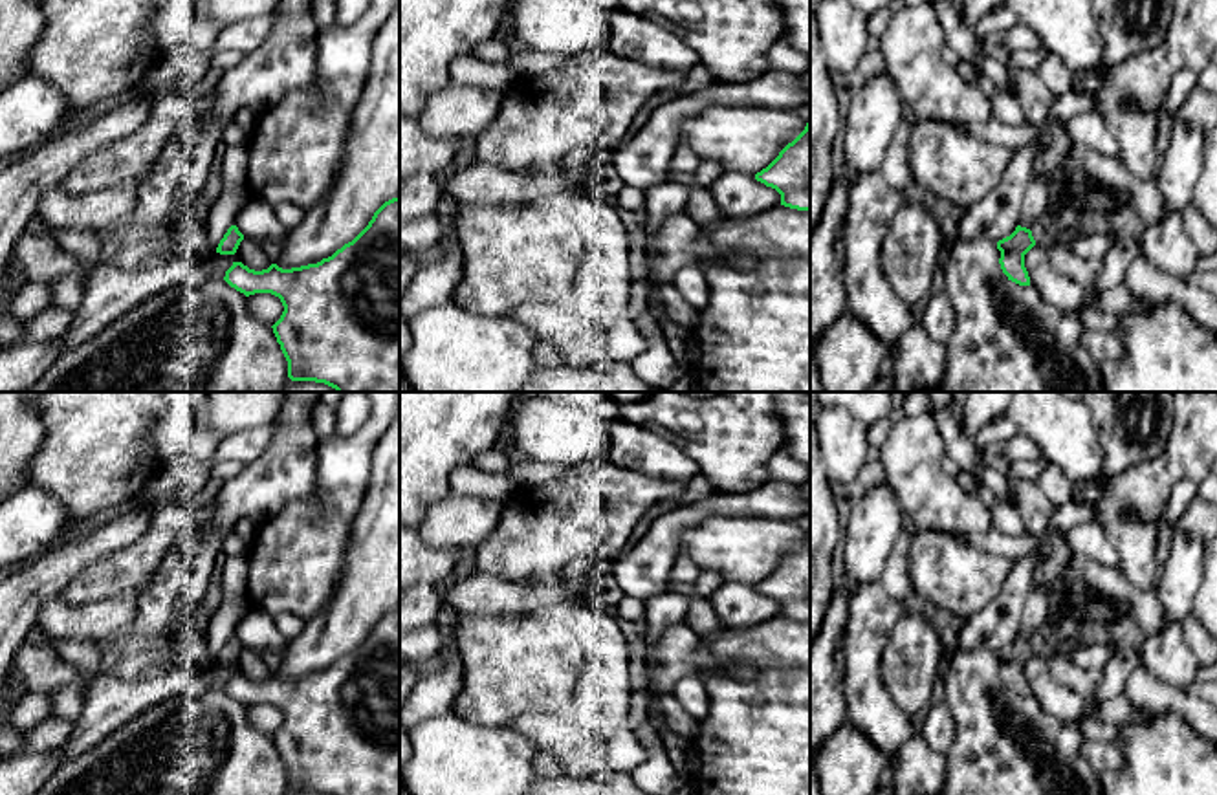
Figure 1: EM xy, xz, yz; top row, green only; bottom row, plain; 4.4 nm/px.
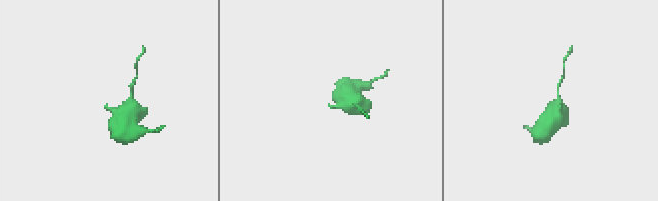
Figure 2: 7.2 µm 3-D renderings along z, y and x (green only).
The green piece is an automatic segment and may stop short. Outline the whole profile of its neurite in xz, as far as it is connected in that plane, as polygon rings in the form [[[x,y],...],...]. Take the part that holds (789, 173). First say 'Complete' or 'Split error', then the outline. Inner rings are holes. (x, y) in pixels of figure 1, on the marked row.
Complete. [[[810,121],[755,180],[781,194],[781,205],[810,211]]]

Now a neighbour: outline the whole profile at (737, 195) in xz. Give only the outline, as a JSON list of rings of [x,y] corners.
[[[722,172],[709,192],[722,218],[750,218],[759,211],[781,205],[781,194],[775,189],[746,172]]]

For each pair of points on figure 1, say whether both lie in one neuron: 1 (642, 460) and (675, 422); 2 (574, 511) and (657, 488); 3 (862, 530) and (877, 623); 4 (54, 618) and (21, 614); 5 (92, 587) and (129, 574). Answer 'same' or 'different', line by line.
1: different
2: same
3: different
4: different
5: same

